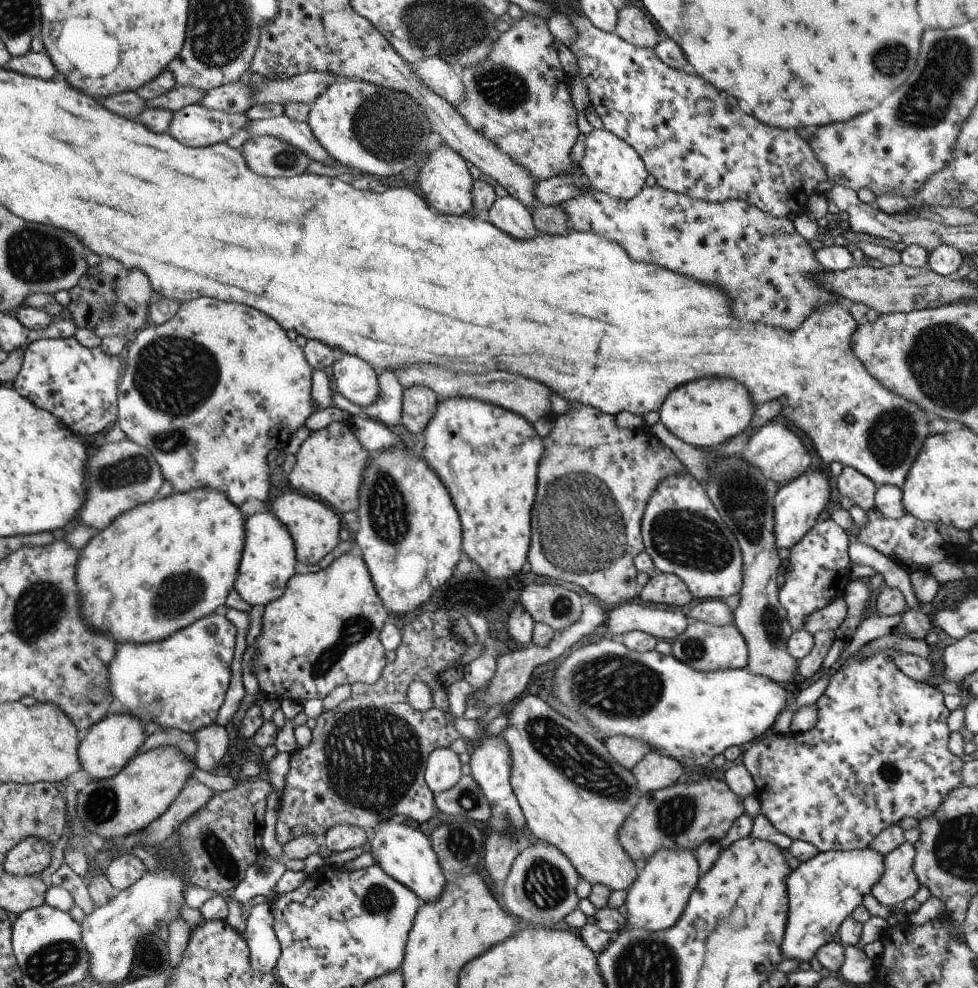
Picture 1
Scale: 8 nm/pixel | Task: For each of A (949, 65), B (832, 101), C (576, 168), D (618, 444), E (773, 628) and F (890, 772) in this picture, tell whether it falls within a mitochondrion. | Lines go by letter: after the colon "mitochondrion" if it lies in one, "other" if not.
A: mitochondrion
B: other
C: other
D: other
E: mitochondrion
F: other

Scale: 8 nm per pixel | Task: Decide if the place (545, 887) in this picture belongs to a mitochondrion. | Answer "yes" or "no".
yes

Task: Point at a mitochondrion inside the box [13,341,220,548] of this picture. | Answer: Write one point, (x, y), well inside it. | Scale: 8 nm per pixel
(131, 470)

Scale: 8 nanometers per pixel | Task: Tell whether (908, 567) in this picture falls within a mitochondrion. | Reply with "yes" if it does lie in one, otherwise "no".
no

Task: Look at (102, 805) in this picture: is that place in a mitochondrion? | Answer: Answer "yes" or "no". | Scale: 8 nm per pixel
yes

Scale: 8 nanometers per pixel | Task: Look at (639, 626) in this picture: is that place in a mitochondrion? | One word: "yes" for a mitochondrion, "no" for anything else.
no

